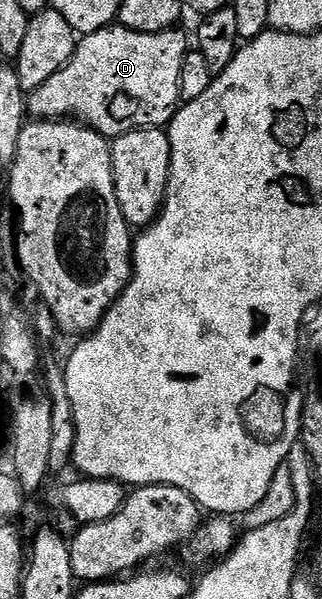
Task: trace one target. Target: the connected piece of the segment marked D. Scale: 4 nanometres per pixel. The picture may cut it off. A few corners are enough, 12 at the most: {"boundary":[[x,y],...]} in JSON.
{"boundary":[[176,28],[82,35],[30,91],[39,120],[108,140],[166,127],[189,52]]}

